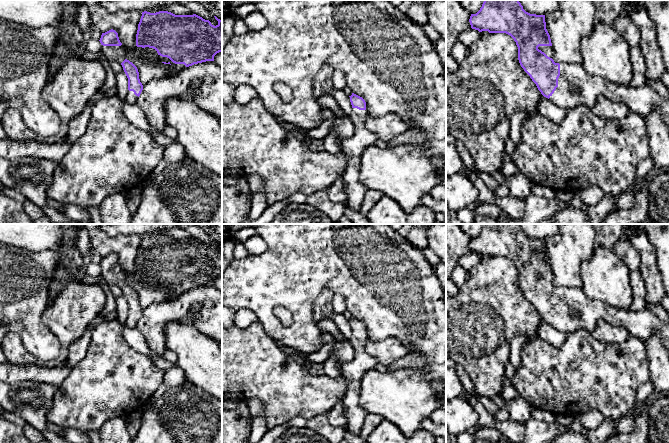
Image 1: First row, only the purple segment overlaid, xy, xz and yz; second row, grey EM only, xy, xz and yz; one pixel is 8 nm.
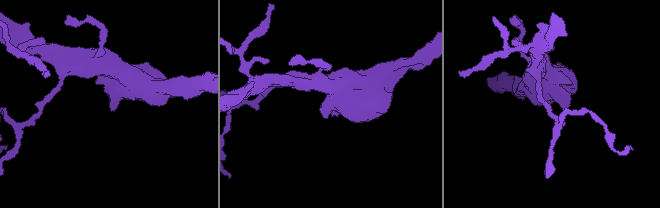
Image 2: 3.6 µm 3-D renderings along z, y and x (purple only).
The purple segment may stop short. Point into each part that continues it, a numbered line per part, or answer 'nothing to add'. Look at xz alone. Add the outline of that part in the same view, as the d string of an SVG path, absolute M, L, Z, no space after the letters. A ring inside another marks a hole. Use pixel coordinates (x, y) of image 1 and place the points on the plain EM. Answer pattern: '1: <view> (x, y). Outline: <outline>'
1: xz (354, 370). Outline: M352 332L348 342L353 348L354 357L351 361L340 365L342 375L348 380L348 387L342 400L347 418L346 428L355 435L360 434L362 424L368 414L359 402L361 381L365 373L377 364L377 360L366 352L366 340L366 334Z

